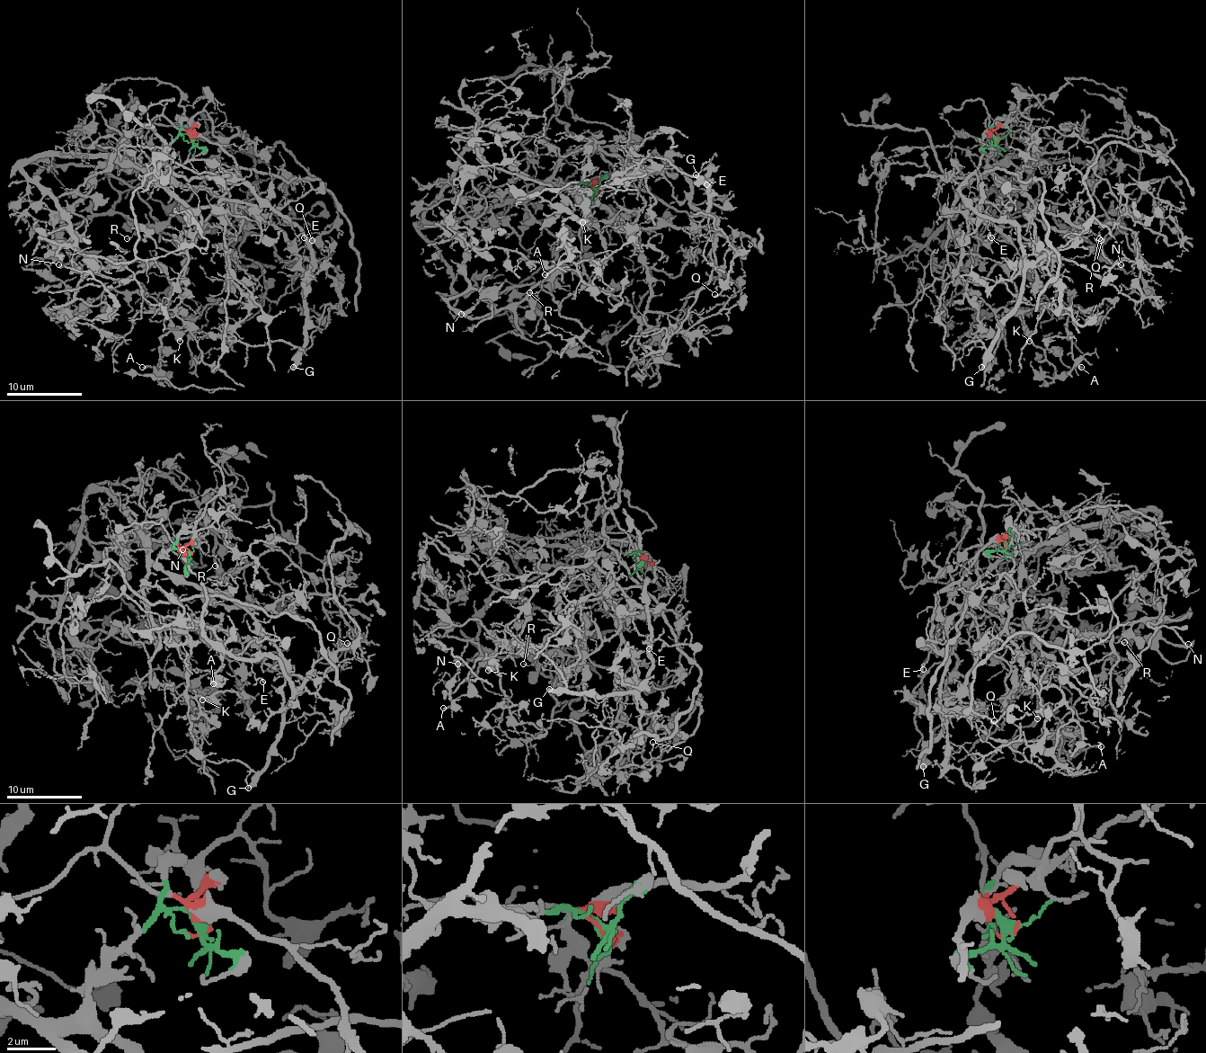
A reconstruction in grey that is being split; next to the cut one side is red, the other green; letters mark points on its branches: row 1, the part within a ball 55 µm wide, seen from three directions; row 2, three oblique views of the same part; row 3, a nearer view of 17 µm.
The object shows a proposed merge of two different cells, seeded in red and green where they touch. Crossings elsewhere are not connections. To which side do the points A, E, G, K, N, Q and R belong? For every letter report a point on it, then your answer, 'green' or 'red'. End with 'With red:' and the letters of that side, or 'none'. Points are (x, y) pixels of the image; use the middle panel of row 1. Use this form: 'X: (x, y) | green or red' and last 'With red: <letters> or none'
A: (545, 274) | green
E: (706, 184) | red
G: (696, 174) | red
K: (582, 222) | green
N: (461, 314) | green
Q: (714, 294) | green
R: (529, 292) | green
With red: E, G

